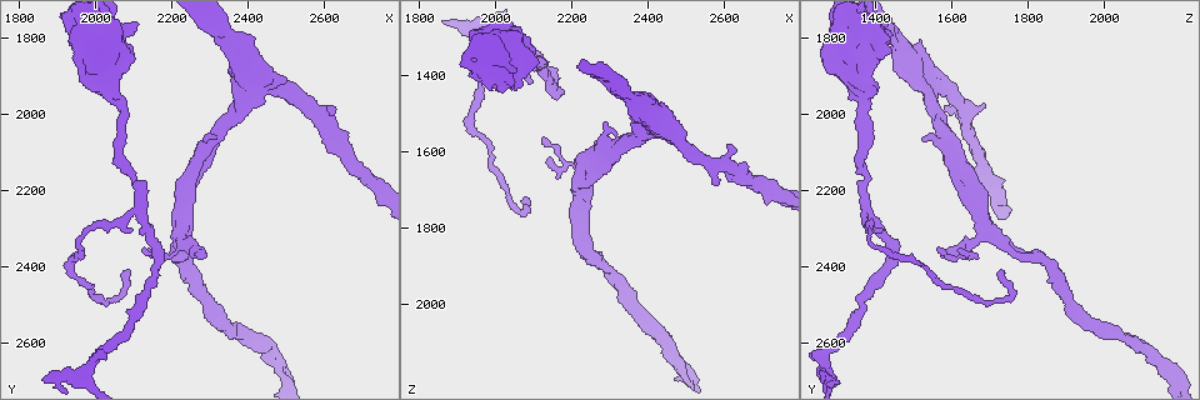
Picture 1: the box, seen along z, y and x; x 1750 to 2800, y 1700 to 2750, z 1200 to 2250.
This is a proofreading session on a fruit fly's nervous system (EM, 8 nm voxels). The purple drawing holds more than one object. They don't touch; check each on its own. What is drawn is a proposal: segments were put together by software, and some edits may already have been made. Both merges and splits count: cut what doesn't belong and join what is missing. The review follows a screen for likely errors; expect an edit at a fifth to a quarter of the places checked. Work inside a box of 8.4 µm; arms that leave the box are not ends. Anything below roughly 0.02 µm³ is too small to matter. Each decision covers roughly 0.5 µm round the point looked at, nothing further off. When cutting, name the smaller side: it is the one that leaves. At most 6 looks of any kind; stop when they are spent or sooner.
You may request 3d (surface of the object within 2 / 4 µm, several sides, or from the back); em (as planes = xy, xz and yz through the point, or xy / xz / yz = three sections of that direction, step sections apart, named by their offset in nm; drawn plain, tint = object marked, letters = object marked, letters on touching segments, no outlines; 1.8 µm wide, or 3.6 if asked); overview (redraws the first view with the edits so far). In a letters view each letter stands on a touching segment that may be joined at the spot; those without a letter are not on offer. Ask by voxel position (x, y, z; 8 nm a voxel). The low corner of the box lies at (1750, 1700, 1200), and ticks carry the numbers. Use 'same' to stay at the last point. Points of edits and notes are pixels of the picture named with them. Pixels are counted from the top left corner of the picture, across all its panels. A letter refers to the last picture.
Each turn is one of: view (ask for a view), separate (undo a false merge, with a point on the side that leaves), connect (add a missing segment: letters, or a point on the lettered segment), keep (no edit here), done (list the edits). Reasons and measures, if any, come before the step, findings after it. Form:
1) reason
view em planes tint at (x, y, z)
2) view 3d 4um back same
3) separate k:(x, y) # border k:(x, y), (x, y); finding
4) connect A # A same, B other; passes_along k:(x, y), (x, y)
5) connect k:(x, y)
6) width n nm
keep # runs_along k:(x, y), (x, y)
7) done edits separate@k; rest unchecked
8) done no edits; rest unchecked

calibre changes
view 3d 4um at (2025, 1925, 1360)

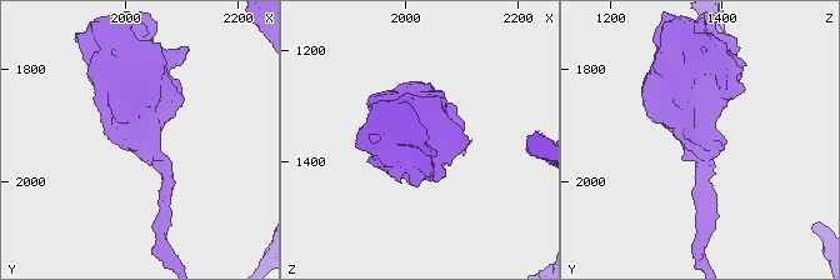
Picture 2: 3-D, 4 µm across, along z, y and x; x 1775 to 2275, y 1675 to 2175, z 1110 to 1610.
view em 3.6um planes letters at (2025, 1925, 1360)

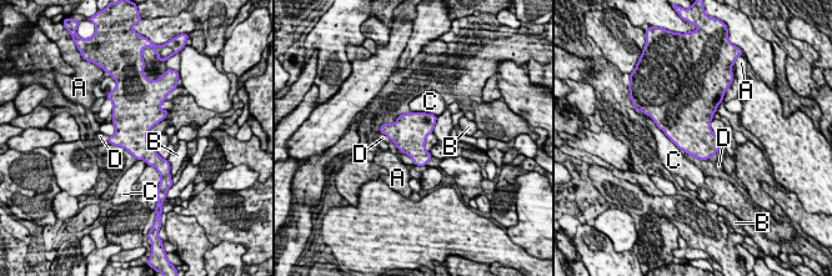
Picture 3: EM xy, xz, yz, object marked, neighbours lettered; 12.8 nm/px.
keep # A other, B other, C other, D other; one neuron here

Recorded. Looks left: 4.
tapers out
view em planes plain at (2135, 2350, 1620)

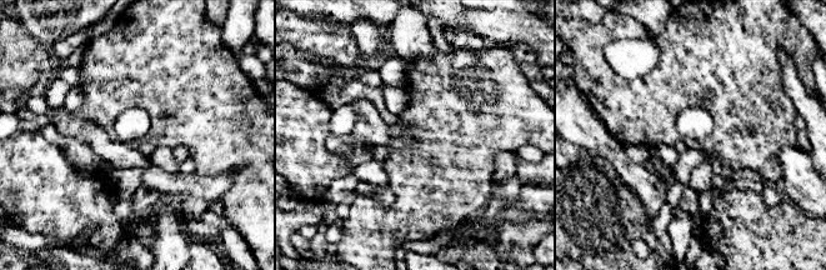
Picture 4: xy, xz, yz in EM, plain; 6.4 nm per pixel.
view em planes letters same

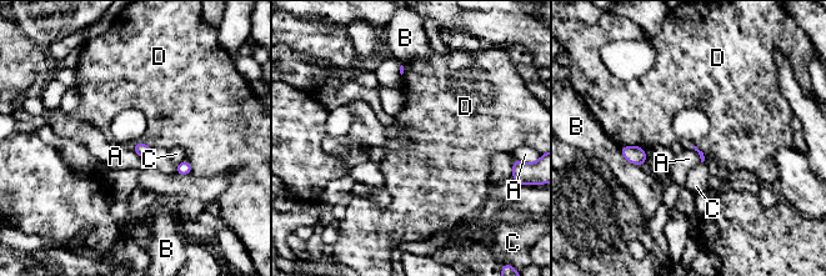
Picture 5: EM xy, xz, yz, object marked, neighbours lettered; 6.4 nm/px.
keep # A other, B other, C other, D other; border 5:(620, 145), (644, 147); no lettered segment goes on from it

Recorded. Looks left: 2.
branch stops here
view em planes letters at (2620, 1985, 1585)

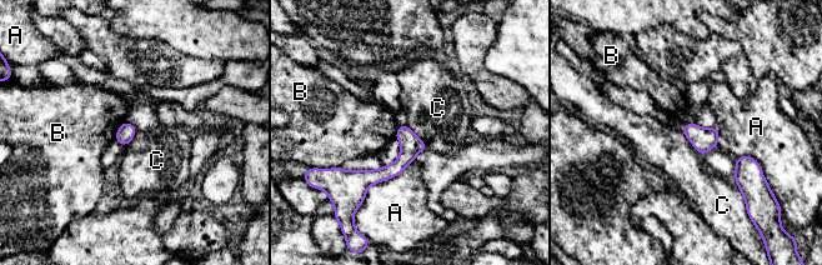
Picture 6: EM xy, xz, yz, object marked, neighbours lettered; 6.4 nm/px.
keep # A other, B other, C other; none of them fits

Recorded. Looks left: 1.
done no edits; rest unchecked

